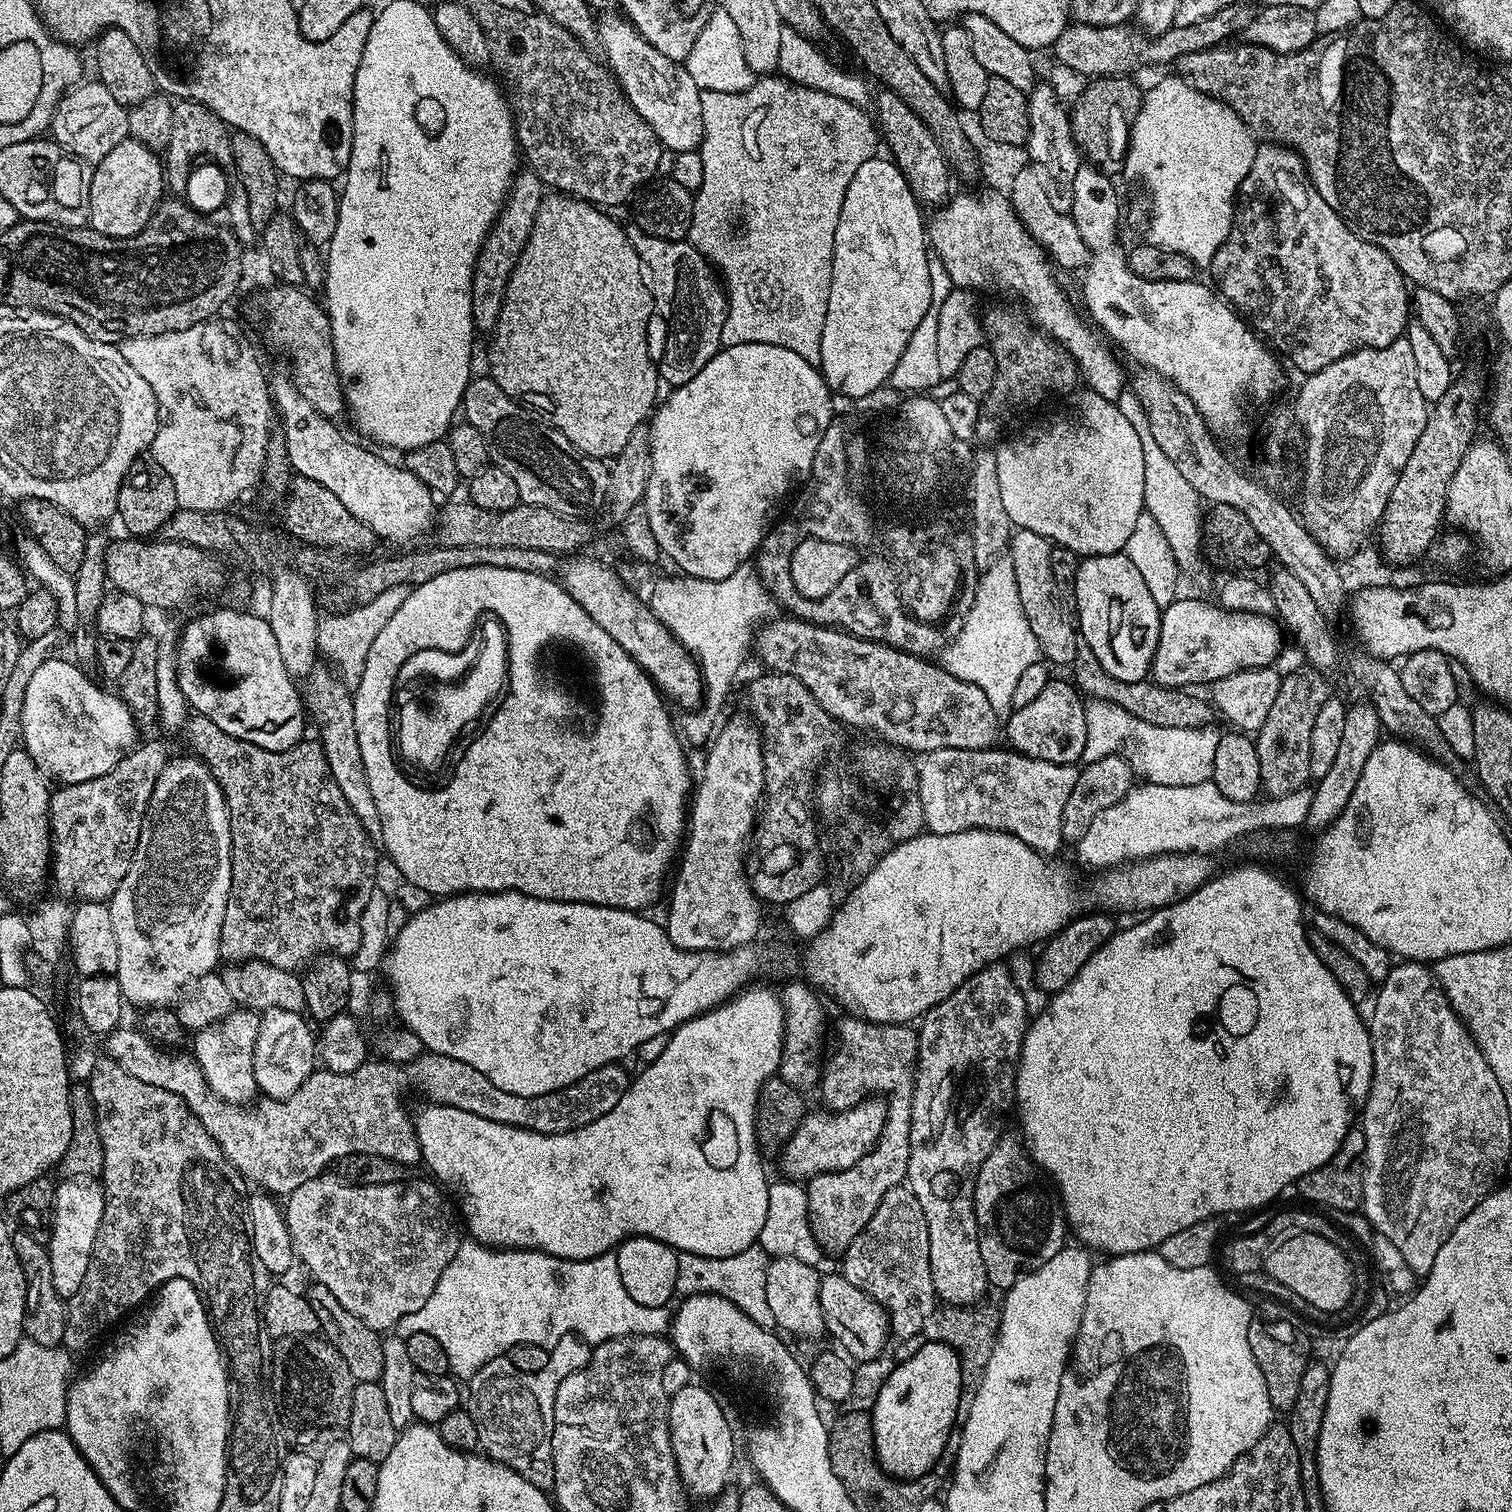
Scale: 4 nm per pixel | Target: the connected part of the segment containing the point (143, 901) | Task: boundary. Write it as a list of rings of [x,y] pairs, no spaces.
[[[195,754],[187,755],[173,755],[162,774],[158,774],[130,870],[126,870],[126,878],[107,901],[118,942],[118,970],[114,975],[125,1001],[129,1005],[141,1004],[144,1010],[175,1005],[189,985],[221,963],[220,931],[232,881],[230,810],[220,783],[207,764]]]

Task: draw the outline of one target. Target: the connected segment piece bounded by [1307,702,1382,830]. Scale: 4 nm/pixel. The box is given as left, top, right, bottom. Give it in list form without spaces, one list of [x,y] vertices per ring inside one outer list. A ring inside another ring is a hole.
[[[1371,702],[1351,705],[1346,714],[1346,726],[1342,729],[1342,742],[1338,745],[1338,755],[1330,765],[1330,771],[1315,781],[1312,788],[1312,801],[1307,827],[1309,829],[1323,830],[1335,822],[1338,814],[1346,810],[1346,802],[1350,802],[1350,794],[1354,794],[1354,786],[1358,786],[1358,778],[1362,778],[1362,770],[1366,767],[1366,758],[1376,745],[1381,743],[1382,725],[1376,708]]]

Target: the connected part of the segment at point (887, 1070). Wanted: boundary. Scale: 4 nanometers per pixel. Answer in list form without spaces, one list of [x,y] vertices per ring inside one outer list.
[[[851,1014],[843,1017],[845,1020],[836,1028],[836,1045],[833,1046],[833,1056],[823,1061],[818,1089],[824,1099],[823,1107],[833,1112],[845,1112],[846,1109],[861,1104],[873,1094],[892,1092],[886,1096],[888,1105],[888,1121],[884,1123],[882,1134],[876,1140],[876,1147],[854,1166],[841,1172],[823,1172],[807,1181],[808,1221],[810,1230],[818,1242],[821,1253],[839,1257],[862,1234],[862,1230],[874,1218],[874,1210],[878,1210],[878,1202],[887,1194],[888,1189],[901,1187],[905,1183],[910,1162],[910,1122],[912,1120],[912,1085],[916,1079],[916,1050],[918,1047],[918,1032],[915,1027],[907,1024],[875,1024],[869,1020],[861,1020]]]

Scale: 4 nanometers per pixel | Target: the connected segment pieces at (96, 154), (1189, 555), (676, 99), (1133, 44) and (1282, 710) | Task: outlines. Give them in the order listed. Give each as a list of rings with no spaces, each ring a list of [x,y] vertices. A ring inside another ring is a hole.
[[[85,82],[76,92],[72,99],[63,103],[59,116],[56,117],[56,130],[51,133],[51,139],[66,152],[72,153],[77,160],[87,162],[89,165],[96,165],[118,142],[129,139],[128,111],[125,105],[119,104],[106,90],[106,86],[99,82]]]
[[[1126,388],[1116,401],[1119,410],[1130,421],[1137,431],[1143,452],[1143,500],[1145,511],[1156,518],[1166,539],[1172,547],[1174,558],[1179,564],[1181,573],[1198,573],[1202,566],[1200,546],[1204,544],[1203,521],[1204,512],[1201,497],[1183,477],[1180,469],[1163,452],[1152,434],[1147,408],[1143,400],[1134,390]]]
[[[605,11],[599,17],[596,30],[599,47],[604,47],[603,59],[631,102],[632,109],[648,123],[650,130],[654,130],[663,147],[679,154],[695,153],[704,137],[702,98],[700,88],[690,78],[685,65],[654,50],[634,25],[615,11]]]
[[[1233,6],[1226,10],[1218,10],[1218,14],[1210,14],[1210,18],[1202,18],[1202,22],[1194,22],[1194,26],[1178,26],[1173,24],[1170,30],[1166,30],[1161,36],[1149,38],[1139,27],[1129,26],[1128,24],[1115,24],[1099,28],[1089,24],[1069,23],[1067,28],[1062,30],[1062,34],[1056,39],[1054,53],[1072,72],[1077,72],[1083,78],[1095,78],[1097,76],[1114,76],[1117,74],[1128,74],[1133,70],[1136,60],[1145,60],[1148,64],[1168,64],[1178,62],[1186,54],[1198,54],[1207,48],[1215,48],[1223,45],[1232,36],[1232,24],[1243,25],[1246,15],[1239,6]]]
[[[1311,666],[1305,669],[1305,672],[1292,672],[1281,679],[1278,695],[1274,698],[1274,706],[1270,706],[1270,714],[1266,714],[1266,722],[1262,722],[1260,731],[1255,737],[1258,766],[1262,770],[1260,786],[1269,797],[1294,794],[1294,790],[1305,787],[1313,779],[1310,774],[1310,734],[1314,730],[1314,721],[1318,719],[1318,710],[1322,710],[1322,706],[1333,692],[1323,671]]]

